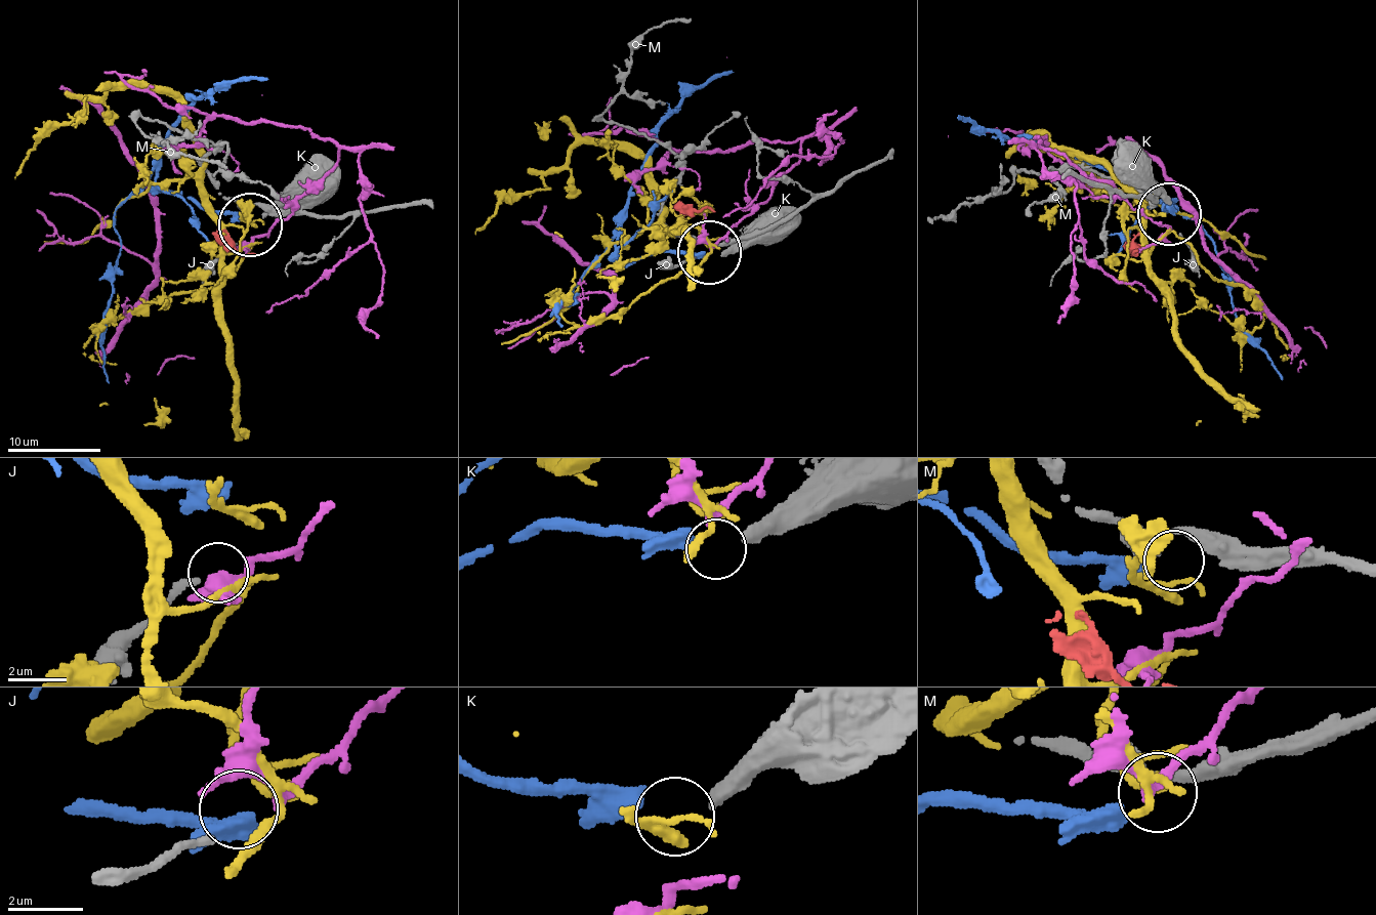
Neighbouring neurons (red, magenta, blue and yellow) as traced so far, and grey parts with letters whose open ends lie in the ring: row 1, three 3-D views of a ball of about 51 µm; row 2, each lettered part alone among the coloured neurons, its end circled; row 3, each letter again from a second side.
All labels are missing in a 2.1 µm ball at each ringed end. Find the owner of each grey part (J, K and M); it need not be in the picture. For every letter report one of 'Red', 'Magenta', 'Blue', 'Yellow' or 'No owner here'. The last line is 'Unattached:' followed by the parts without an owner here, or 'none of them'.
J: Magenta
K: No owner here
M: Blue
Unattached: K

